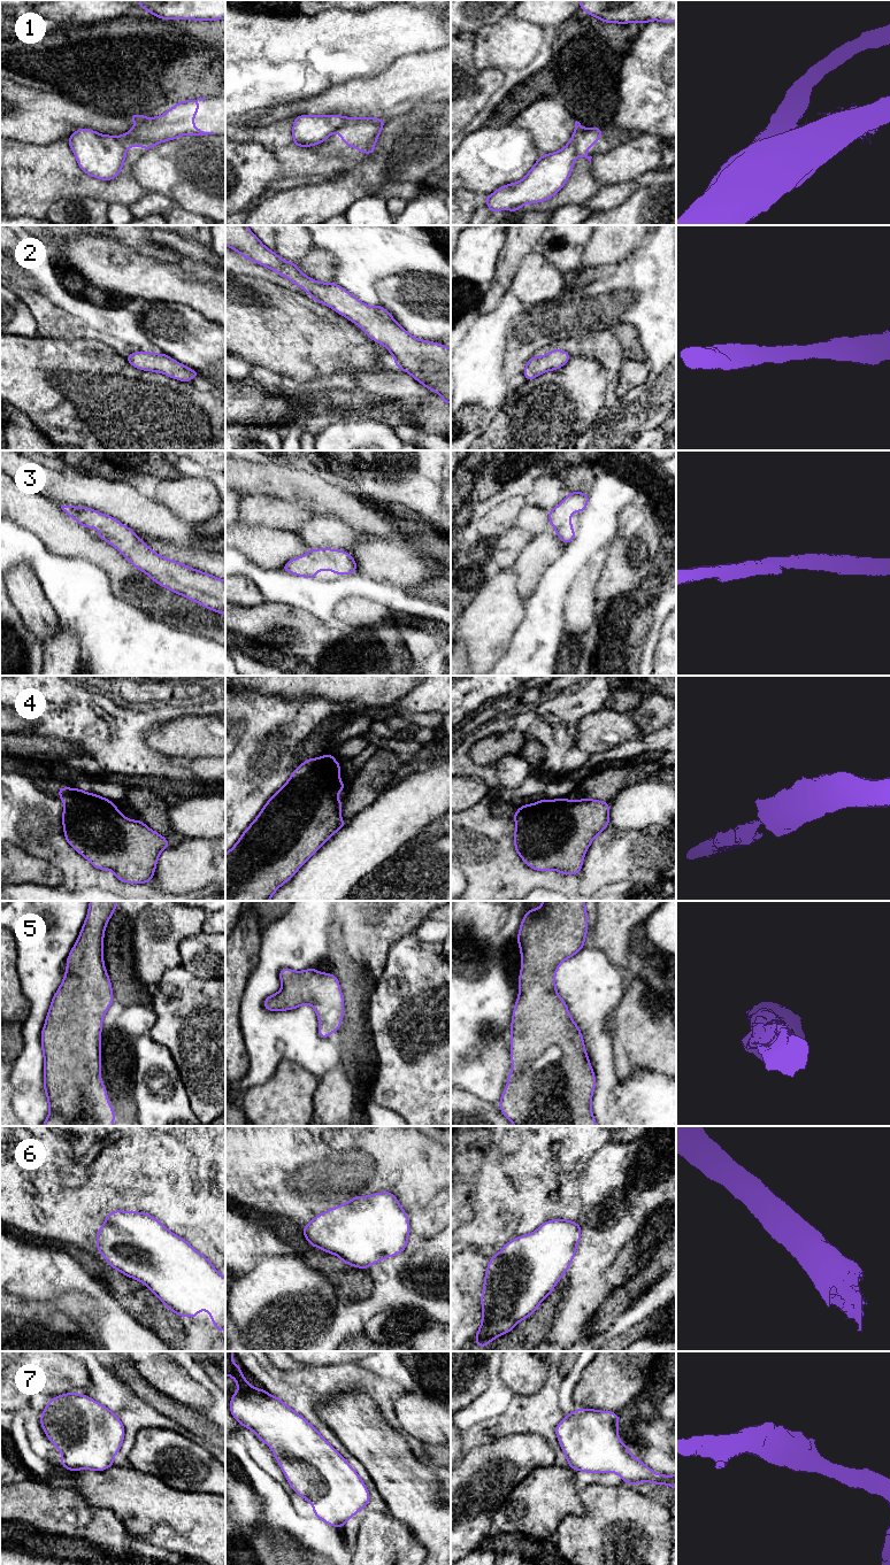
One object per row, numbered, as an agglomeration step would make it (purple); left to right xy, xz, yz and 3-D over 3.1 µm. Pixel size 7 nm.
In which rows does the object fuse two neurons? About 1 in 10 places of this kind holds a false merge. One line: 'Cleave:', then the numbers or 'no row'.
Cleave: 1

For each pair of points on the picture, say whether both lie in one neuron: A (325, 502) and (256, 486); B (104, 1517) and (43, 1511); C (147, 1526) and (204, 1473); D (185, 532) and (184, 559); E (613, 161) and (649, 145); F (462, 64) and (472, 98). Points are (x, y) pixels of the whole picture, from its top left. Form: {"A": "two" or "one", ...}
{"A": "one", "B": "one", "C": "two", "D": "two", "E": "one", "F": "one"}

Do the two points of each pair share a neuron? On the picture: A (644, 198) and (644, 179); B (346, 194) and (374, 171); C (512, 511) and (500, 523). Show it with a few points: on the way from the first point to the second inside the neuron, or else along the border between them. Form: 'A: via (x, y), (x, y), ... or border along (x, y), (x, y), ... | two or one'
A: border along (664, 183), (643, 186), (621, 202) | two
B: via (353, 187), (367, 174) | one
C: via (509, 514), (503, 521) | one

